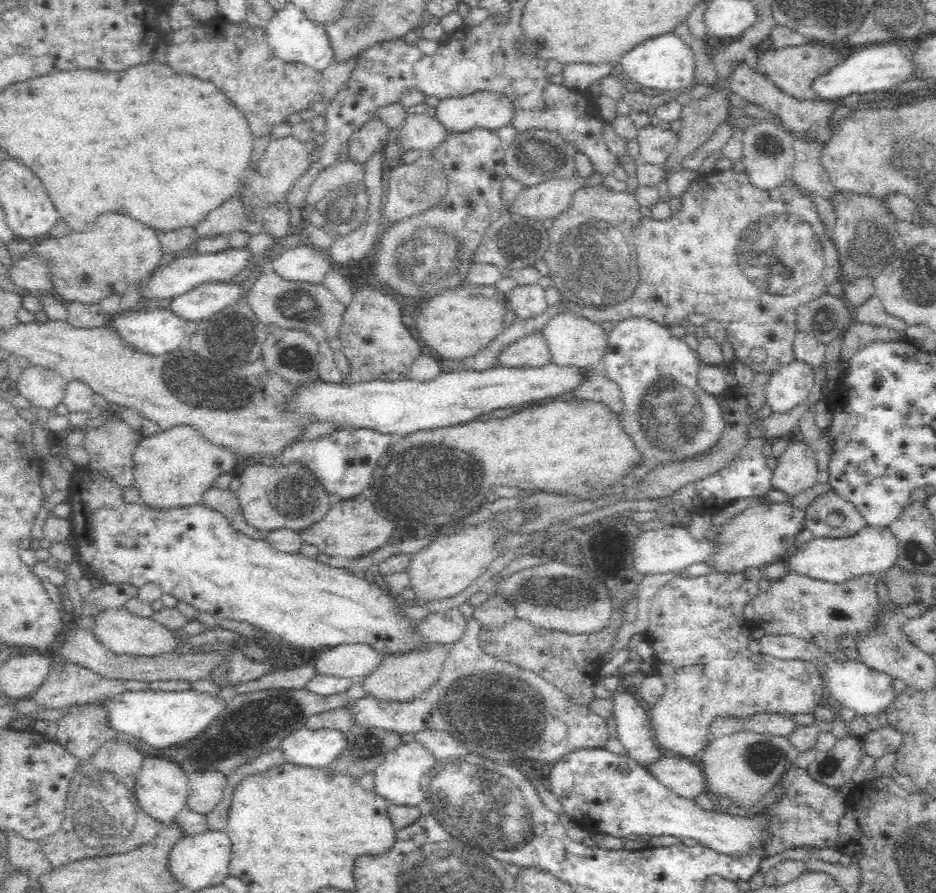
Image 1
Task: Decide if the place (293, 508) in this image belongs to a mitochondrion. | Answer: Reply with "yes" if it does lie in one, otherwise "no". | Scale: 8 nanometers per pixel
yes

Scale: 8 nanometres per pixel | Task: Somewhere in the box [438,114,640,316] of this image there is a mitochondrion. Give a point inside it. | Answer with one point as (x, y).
(597, 263)

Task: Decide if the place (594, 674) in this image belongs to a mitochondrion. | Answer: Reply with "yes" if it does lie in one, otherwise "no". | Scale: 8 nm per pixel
no

